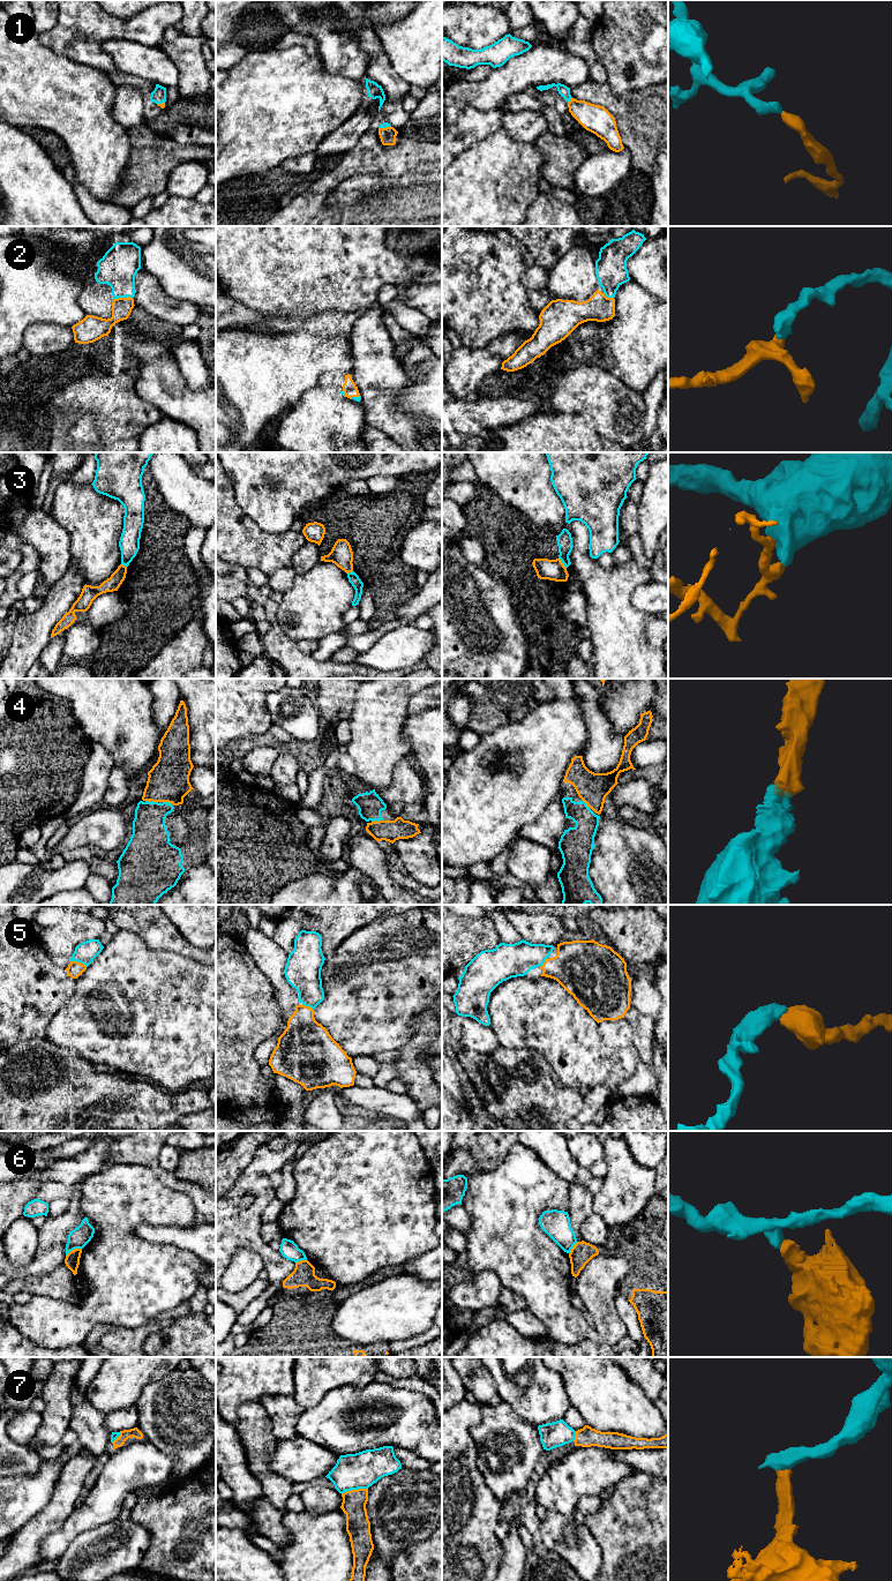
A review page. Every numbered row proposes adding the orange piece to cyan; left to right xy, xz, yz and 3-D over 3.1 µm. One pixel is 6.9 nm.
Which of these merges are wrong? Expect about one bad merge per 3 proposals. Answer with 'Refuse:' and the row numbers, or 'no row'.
Refuse: 3, 6

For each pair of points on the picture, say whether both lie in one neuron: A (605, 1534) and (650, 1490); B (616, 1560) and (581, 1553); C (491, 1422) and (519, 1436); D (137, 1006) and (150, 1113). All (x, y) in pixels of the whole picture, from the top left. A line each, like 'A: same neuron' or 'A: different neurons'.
A: same neuron
B: different neurons
C: same neuron
D: different neurons

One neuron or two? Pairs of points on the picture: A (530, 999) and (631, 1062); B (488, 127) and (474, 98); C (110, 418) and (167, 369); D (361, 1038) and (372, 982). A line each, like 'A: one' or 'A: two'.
A: one
B: two
C: two
D: one

